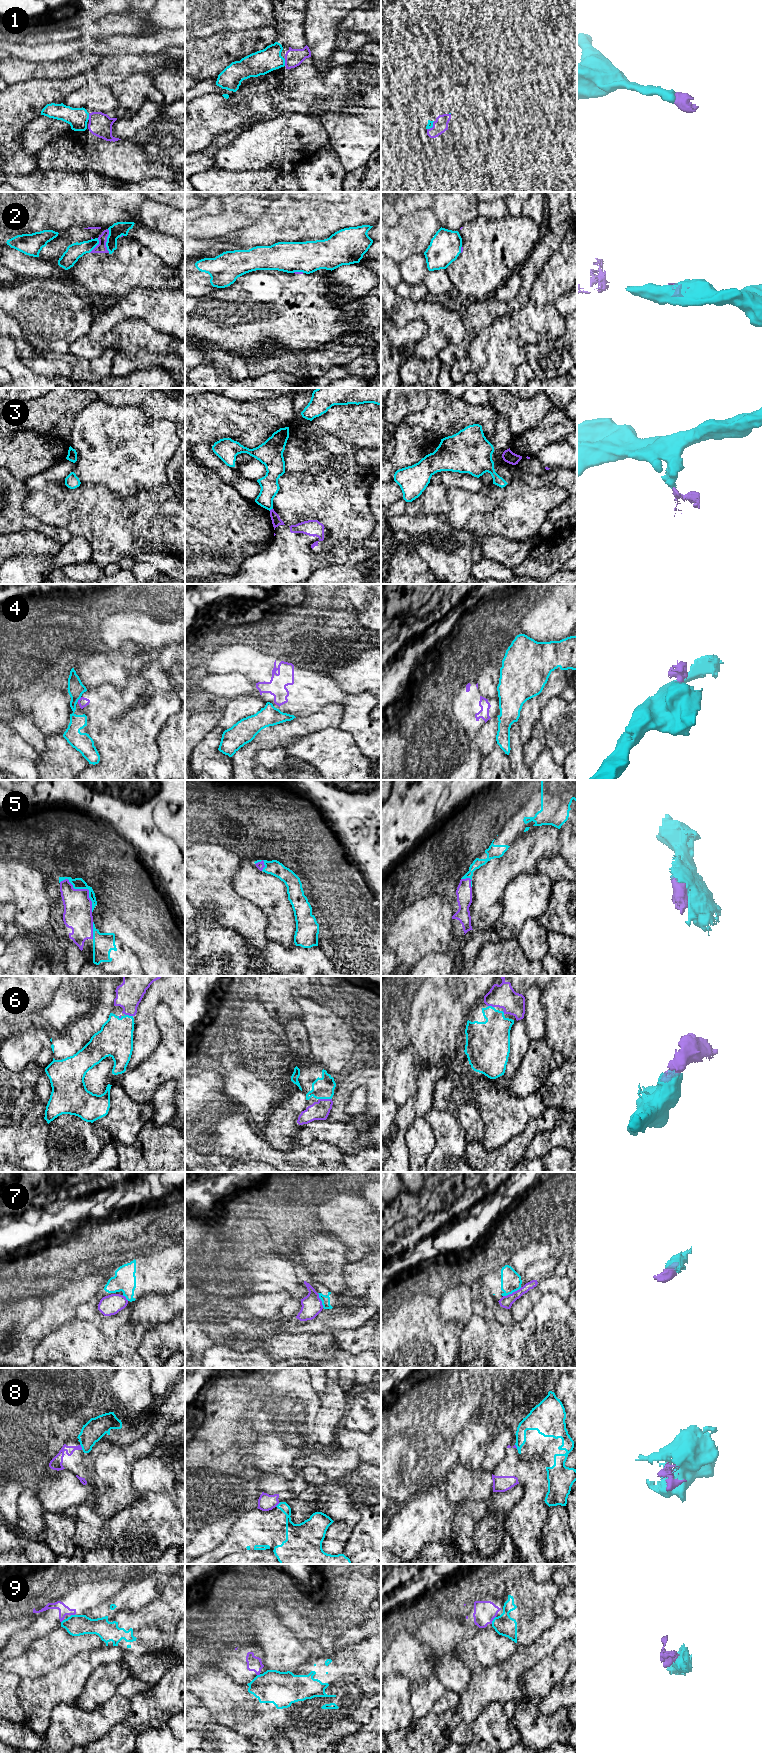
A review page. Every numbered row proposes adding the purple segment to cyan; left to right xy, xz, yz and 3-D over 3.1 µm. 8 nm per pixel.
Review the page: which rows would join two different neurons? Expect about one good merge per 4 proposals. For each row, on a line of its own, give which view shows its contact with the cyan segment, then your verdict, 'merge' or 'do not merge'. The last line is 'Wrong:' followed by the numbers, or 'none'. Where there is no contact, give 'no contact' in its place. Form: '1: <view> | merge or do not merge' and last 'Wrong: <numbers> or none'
1: xz | merge
2: xy | do not merge
3: xz | do not merge
4: xy | do not merge
5: xy | merge
6: xz | merge
7: yz | do not merge
8: xy | do not merge
9: yz | do not merge
Wrong: 2, 3, 4, 7, 8, 9

